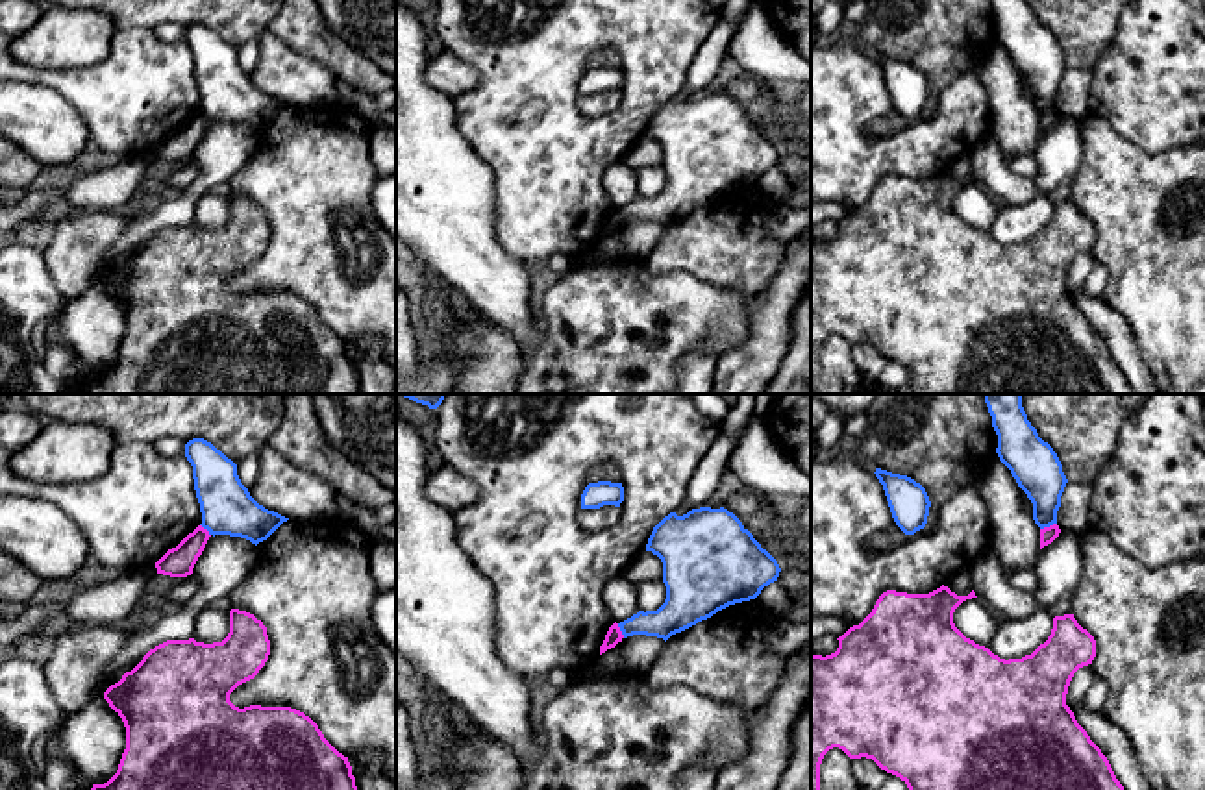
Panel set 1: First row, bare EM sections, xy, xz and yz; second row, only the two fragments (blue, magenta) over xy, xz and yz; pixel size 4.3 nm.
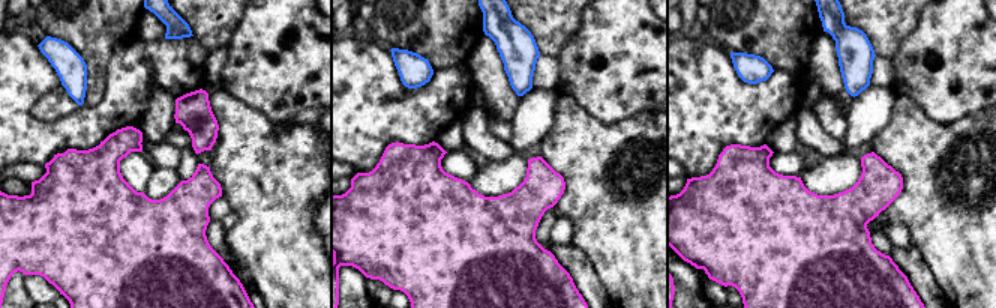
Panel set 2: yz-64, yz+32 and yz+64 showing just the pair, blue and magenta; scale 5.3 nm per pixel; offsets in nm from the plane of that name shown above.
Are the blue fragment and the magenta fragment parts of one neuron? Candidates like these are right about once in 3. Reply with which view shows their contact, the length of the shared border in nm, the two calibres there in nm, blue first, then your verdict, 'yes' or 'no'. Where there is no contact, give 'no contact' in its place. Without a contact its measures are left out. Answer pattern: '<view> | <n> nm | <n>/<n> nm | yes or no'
yz | 80 nm | 200/70 nm | no

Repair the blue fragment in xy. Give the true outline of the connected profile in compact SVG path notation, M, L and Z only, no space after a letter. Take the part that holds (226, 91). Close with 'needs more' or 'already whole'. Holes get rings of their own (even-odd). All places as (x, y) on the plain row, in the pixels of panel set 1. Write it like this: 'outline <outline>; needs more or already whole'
outline M204 24L185 30L193 52L202 113L209 120L230 120L259 130L289 104L259 91L241 68L237 50Z; already whole

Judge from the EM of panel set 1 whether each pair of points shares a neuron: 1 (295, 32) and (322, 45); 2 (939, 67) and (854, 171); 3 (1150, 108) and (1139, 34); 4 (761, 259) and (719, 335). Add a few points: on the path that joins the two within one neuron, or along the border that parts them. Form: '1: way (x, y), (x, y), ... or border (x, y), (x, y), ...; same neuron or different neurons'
1: way (302, 32), (315, 39); same neuron
2: border (978, 67), (924, 115); different neurons
3: way (1150, 89), (1150, 52); same neuron
4: border (702, 278), (719, 287), (735, 287), (756, 295); different neurons

